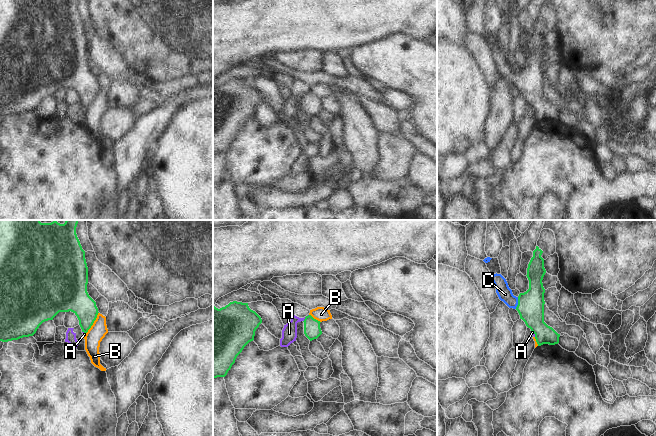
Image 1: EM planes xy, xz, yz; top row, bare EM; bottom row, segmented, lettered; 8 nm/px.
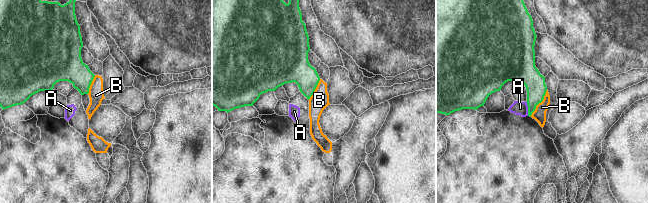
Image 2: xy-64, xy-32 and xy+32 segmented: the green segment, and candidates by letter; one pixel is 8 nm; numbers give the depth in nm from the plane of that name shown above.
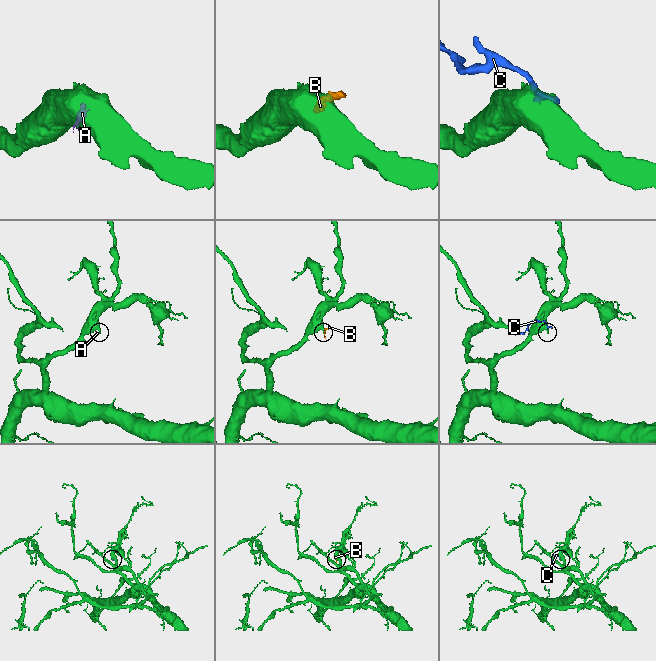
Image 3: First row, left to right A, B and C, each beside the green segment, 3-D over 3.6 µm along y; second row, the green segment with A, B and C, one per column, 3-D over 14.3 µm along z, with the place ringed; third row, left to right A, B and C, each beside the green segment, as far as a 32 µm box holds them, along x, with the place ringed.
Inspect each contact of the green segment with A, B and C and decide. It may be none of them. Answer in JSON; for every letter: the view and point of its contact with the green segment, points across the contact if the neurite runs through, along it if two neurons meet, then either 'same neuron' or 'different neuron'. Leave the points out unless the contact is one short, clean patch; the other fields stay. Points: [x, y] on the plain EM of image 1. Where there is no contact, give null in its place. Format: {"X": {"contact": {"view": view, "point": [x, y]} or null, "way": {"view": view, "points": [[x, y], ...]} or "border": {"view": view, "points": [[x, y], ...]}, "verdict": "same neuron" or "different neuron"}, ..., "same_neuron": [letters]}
{"A": {"contact": {"view": "xz", "point": [304, 95]}, "border": {"view": "xz", "points": [[305, 93], [303, 97]]}, "verdict": "different neuron"}, "B": {"contact": {"view": "xy", "point": [93, 98]}, "border": {"view": "xy", "points": [[98, 88], [93, 100], [86, 109]]}, "verdict": "different neuron"}, "C": {"contact": {"view": "yz", "point": [518, 79]}, "way": {"view": "yz", "points": [[530, 83], [526, 79], [518, 79], [513, 78], [505, 70]]}, "verdict": "same neuron"}, "same_neuron": ["C"]}

